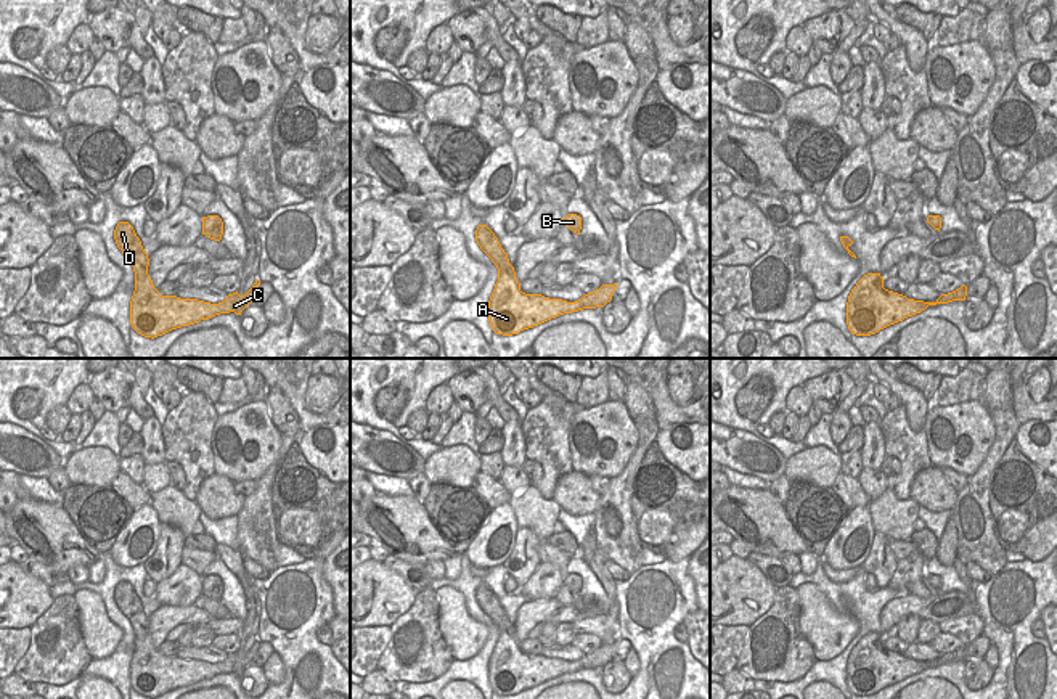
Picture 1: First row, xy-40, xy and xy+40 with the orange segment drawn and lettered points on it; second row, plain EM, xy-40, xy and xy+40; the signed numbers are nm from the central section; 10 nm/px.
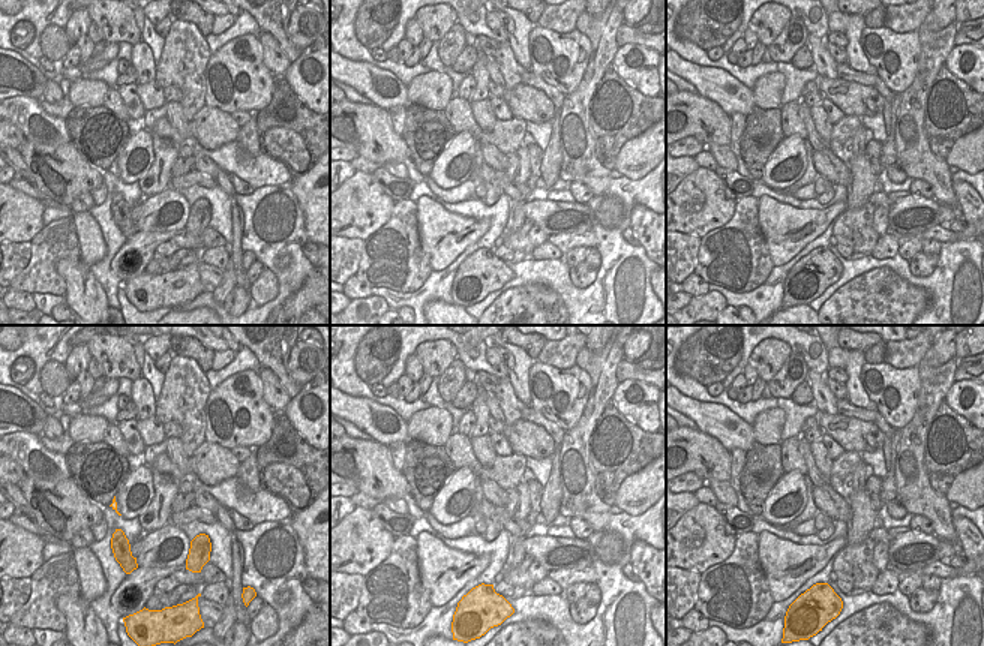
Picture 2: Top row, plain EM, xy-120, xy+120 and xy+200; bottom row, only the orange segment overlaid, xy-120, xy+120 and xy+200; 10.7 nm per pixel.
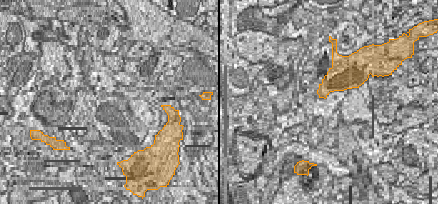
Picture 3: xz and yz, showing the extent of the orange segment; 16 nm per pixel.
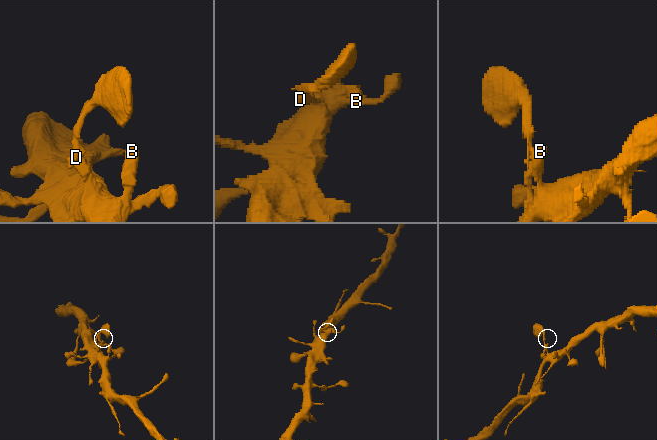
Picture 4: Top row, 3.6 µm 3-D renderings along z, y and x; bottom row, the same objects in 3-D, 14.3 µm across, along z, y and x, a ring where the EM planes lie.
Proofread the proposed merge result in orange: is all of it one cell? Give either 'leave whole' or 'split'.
leave whole

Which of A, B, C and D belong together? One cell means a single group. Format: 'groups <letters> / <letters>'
groups A B C D

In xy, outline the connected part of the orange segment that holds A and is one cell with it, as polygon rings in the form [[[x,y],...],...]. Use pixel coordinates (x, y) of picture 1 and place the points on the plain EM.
[[[487,585],[477,587],[475,601],[498,628],[498,641],[488,660],[488,681],[496,694],[519,694],[559,675],[604,667],[612,660],[617,643],[602,644],[575,662],[525,654],[520,651],[520,643],[516,640],[508,614]]]

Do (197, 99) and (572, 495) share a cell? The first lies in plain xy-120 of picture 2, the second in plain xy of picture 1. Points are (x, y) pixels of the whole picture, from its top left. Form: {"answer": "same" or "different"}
{"answer": "different"}

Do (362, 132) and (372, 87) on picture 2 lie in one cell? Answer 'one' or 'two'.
two

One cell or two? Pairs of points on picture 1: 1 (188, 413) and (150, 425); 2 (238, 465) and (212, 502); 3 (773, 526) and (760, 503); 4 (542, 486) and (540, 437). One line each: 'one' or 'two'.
1: two
2: two
3: one
4: one

